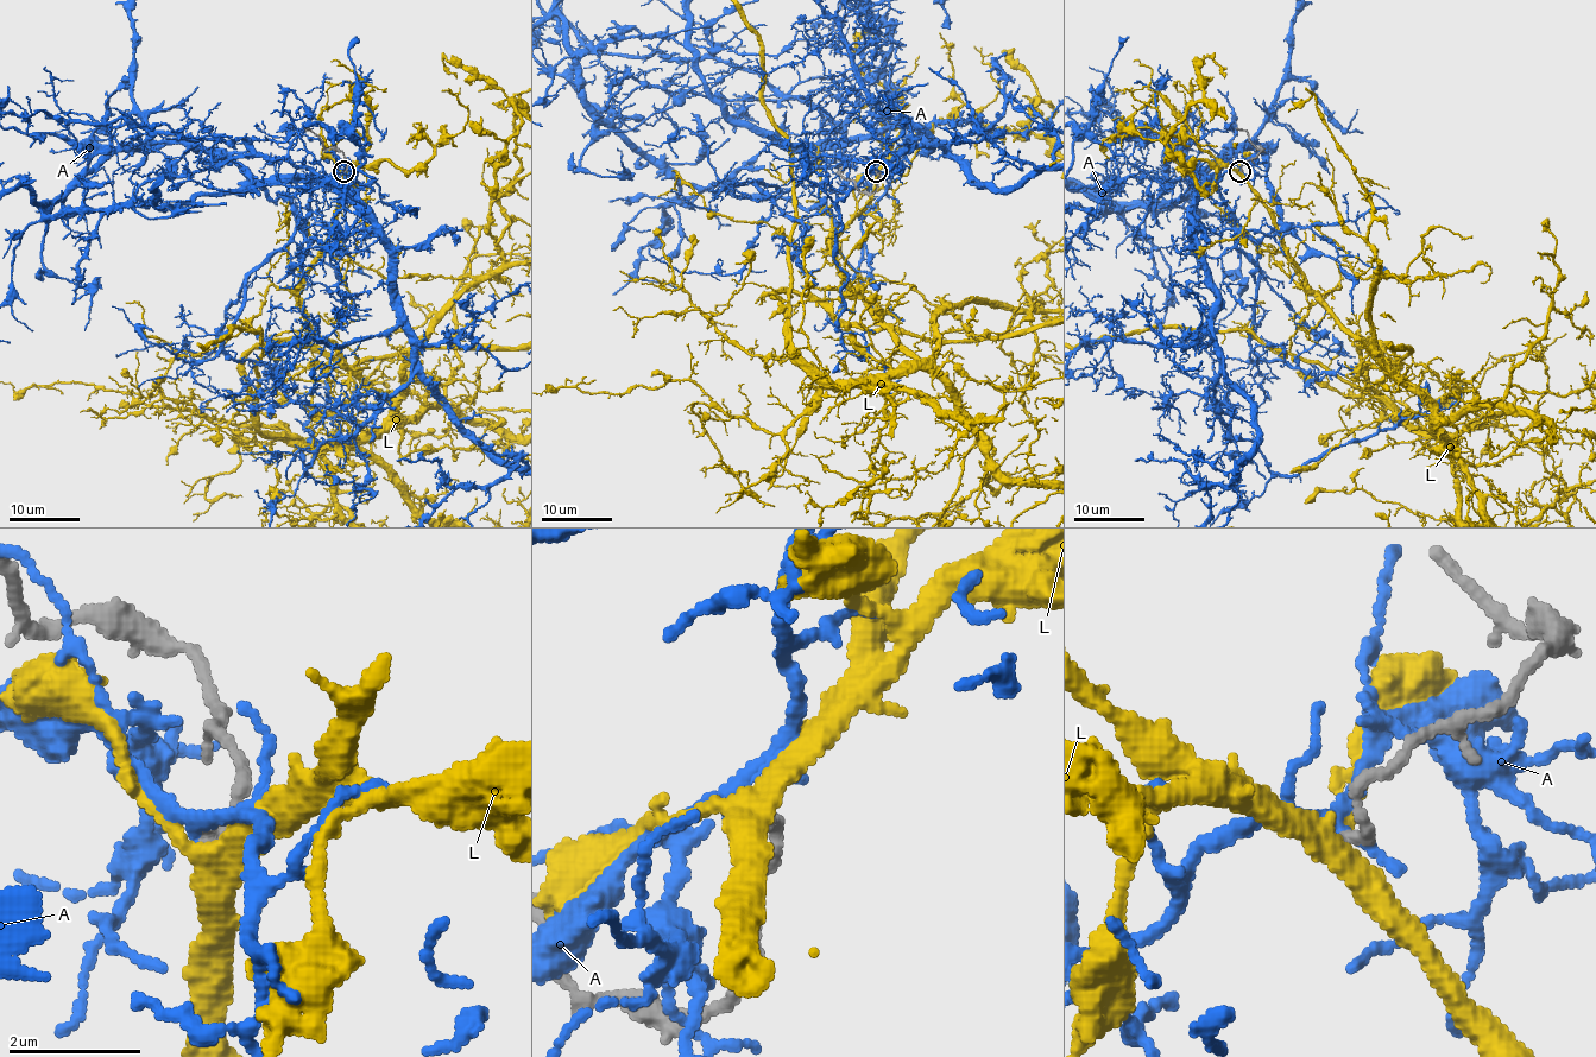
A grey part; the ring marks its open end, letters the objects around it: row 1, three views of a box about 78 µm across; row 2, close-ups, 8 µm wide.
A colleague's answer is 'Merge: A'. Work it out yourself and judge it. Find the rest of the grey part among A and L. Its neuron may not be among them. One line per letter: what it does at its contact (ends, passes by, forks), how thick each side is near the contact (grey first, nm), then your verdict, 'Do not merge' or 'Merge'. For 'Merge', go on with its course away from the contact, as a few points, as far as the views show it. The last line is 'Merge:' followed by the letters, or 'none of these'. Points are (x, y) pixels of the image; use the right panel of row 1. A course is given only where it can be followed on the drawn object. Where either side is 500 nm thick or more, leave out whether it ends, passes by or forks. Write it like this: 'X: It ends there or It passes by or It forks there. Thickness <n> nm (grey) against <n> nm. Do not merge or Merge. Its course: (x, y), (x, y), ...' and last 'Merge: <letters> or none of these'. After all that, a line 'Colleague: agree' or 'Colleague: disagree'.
A: It passes by. Thickness 190 nm (grey) against 200 nm. Do not merge
L: It forks there. Thickness 190 nm (grey) against 360 nm. Do not merge
Merge: none of these
Colleague: disagree

